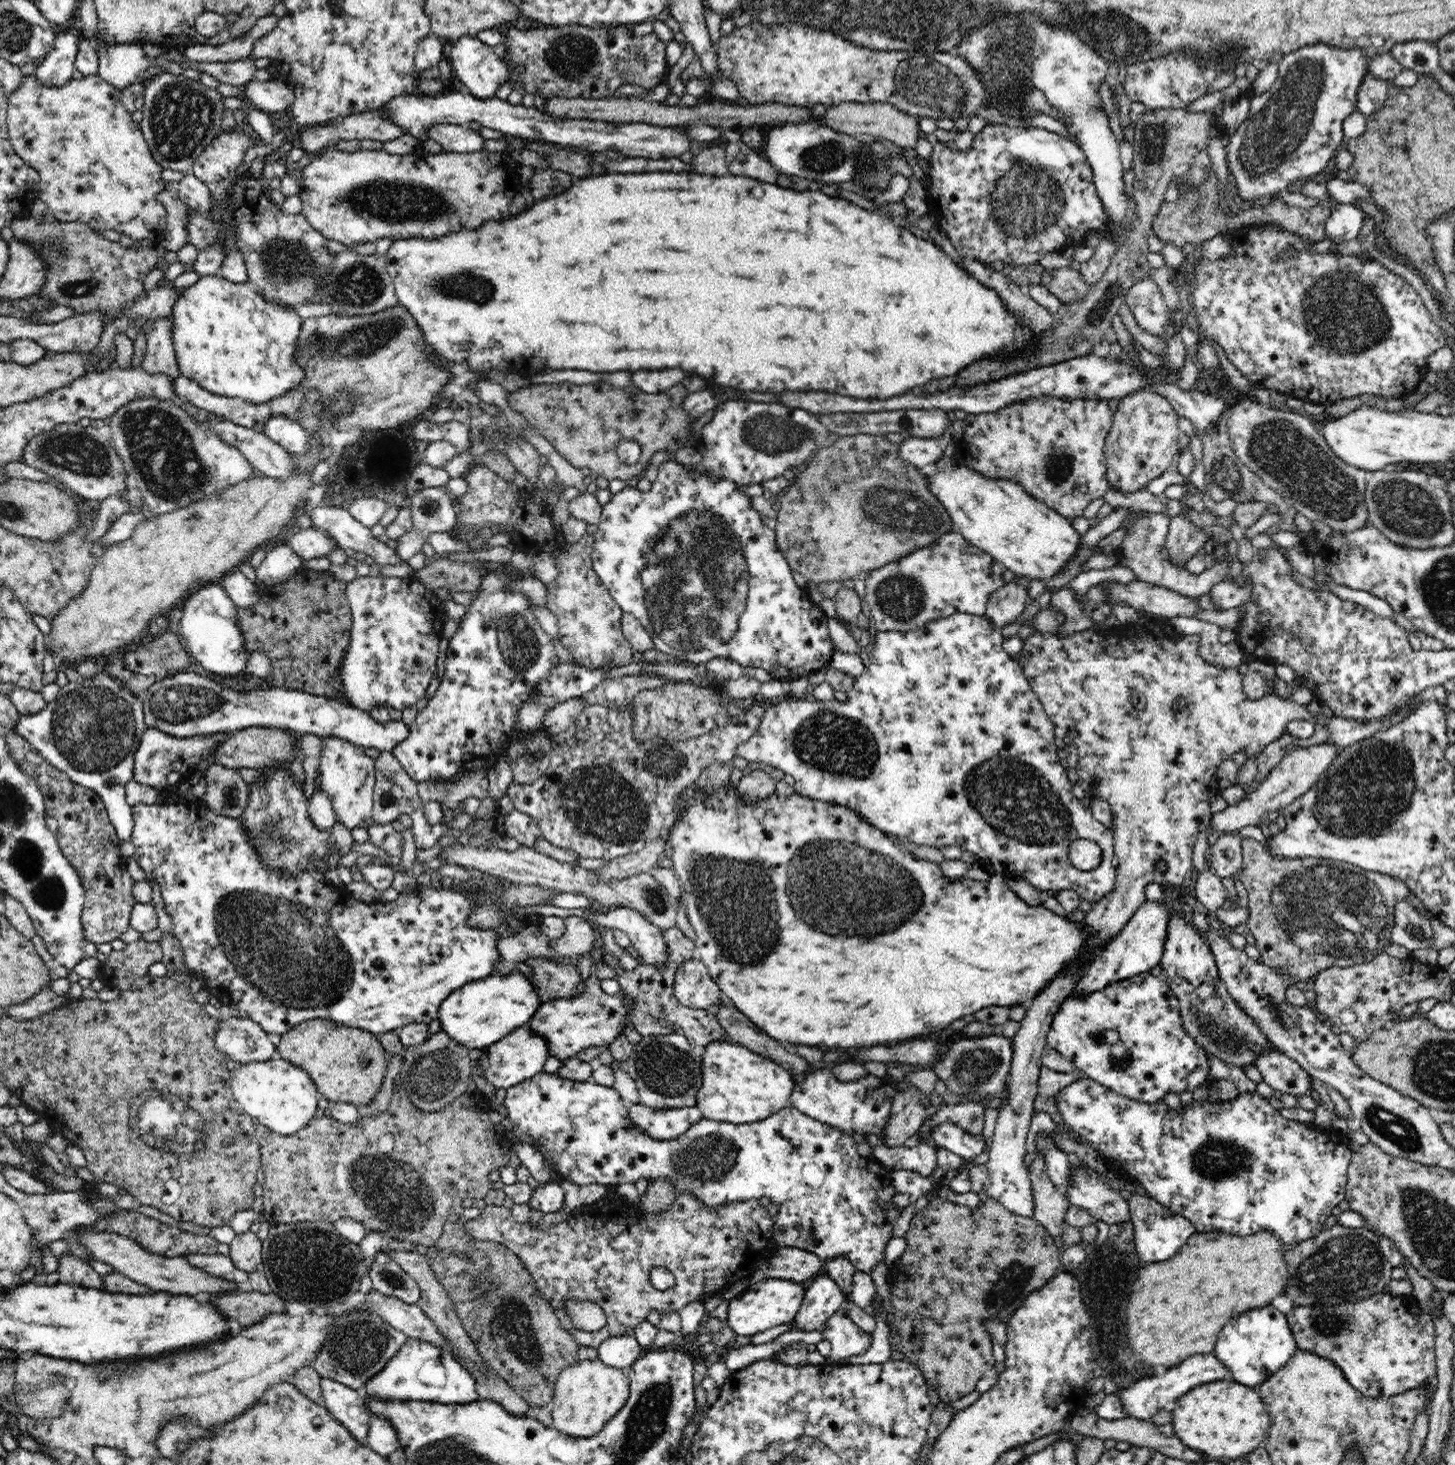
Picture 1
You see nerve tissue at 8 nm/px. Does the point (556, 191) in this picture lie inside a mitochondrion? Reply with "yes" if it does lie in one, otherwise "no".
no

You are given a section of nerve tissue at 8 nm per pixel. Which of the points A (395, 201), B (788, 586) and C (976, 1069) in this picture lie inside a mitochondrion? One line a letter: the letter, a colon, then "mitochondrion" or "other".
A: mitochondrion
B: other
C: mitochondrion

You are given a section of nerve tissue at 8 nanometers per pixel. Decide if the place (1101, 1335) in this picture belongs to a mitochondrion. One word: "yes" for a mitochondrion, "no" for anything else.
no

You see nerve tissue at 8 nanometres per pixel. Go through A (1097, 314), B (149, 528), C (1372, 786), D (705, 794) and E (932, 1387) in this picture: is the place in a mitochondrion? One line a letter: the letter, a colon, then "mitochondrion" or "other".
A: other
B: other
C: mitochondrion
D: other
E: other

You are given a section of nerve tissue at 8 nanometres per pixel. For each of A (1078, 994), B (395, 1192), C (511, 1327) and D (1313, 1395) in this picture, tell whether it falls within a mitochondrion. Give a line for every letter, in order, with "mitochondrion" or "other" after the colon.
A: other
B: mitochondrion
C: mitochondrion
D: other

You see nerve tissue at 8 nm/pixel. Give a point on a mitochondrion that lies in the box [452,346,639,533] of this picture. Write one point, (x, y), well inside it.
(488, 435)

